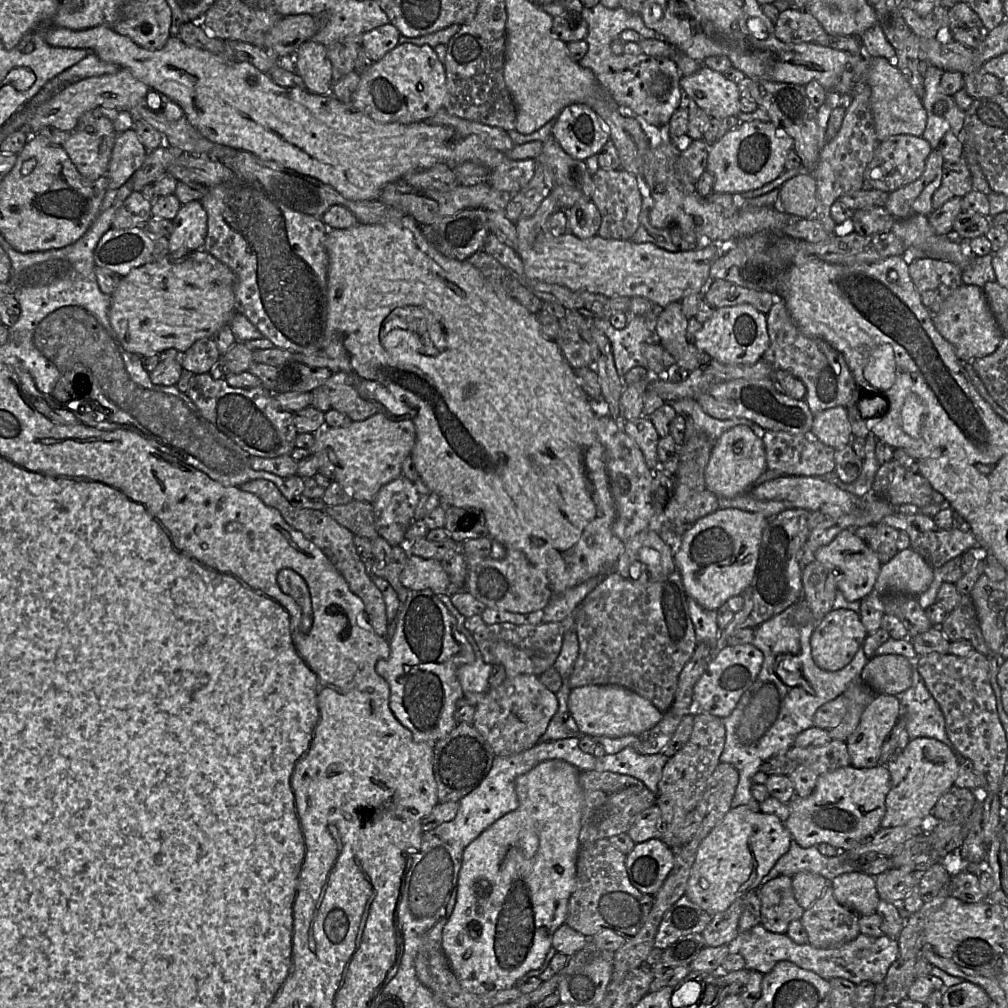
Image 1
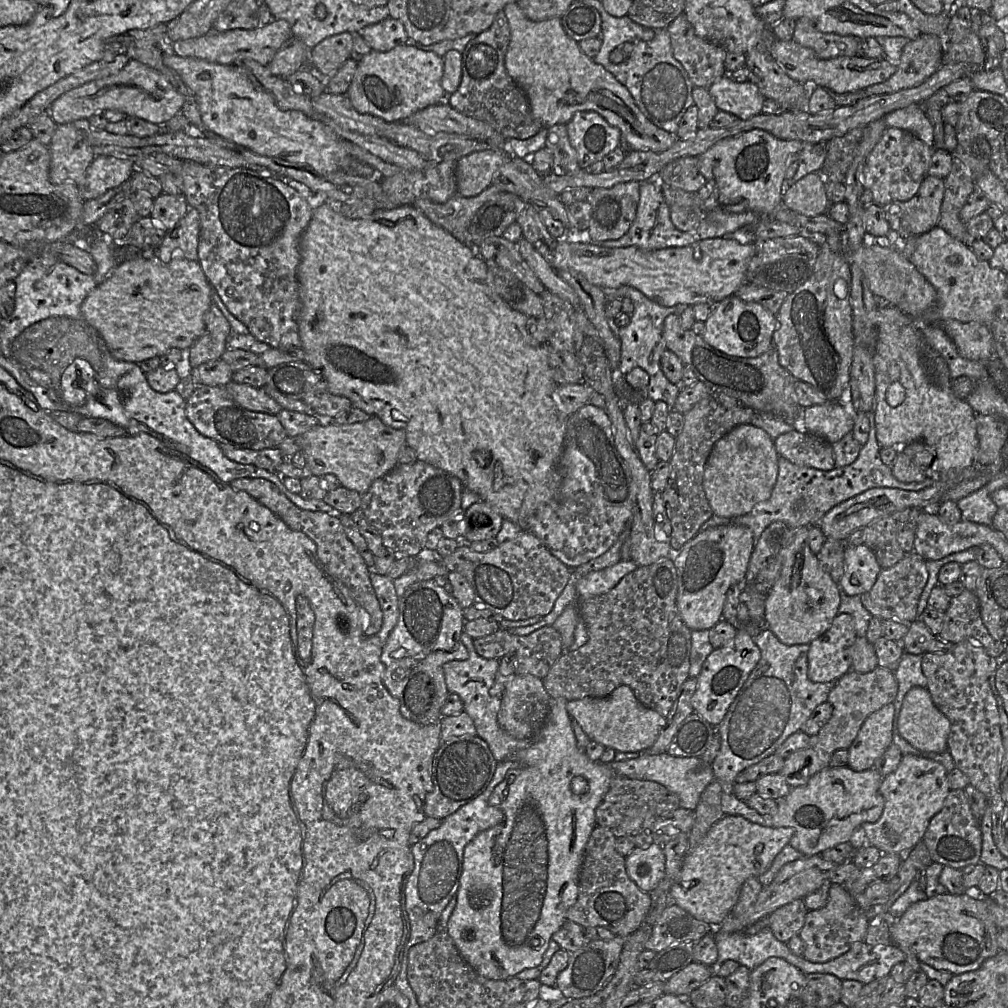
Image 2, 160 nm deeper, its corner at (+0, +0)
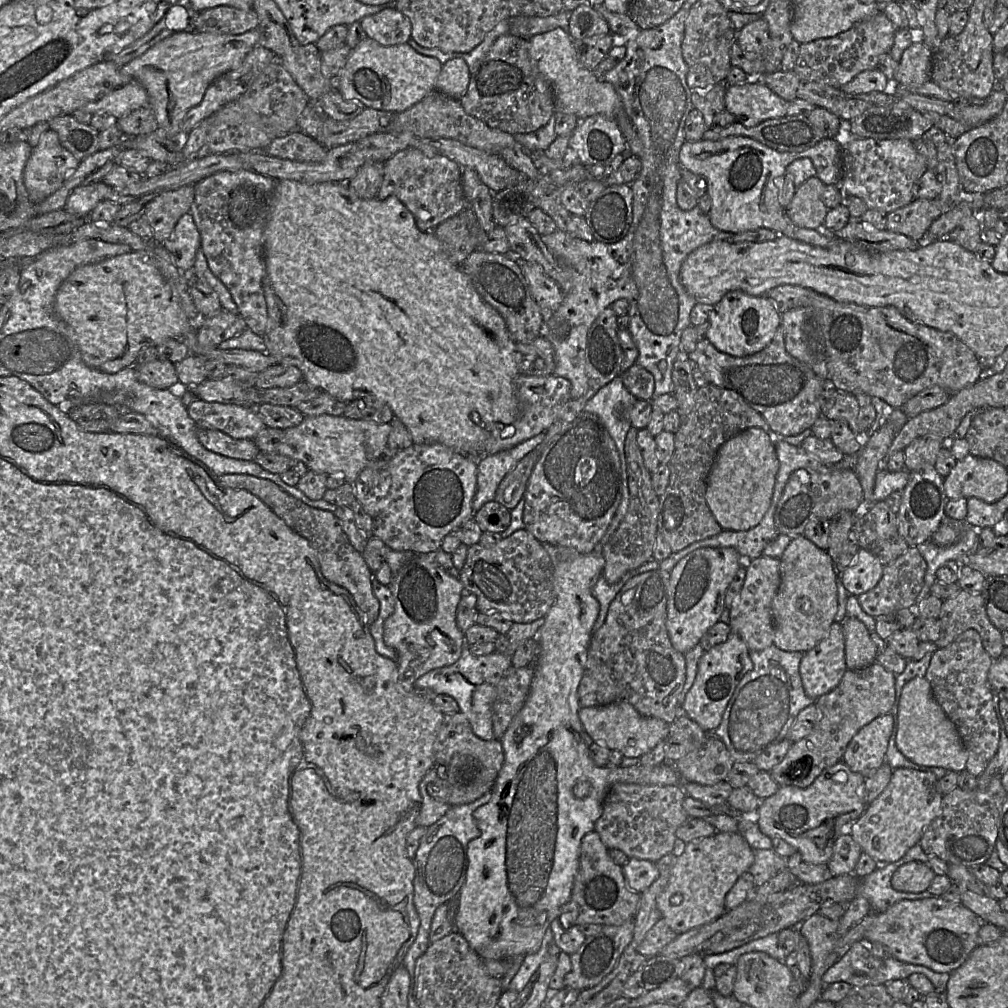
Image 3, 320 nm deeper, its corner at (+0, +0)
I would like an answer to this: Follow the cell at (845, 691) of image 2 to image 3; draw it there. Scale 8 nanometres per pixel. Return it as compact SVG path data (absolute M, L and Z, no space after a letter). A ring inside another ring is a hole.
M877 661L863 669L847 669L840 683L815 701L819 708L818 722L808 736L792 744L783 760L770 770L771 777L779 786L809 787L825 768L842 761L849 742L862 727L892 711L895 684L896 675Z

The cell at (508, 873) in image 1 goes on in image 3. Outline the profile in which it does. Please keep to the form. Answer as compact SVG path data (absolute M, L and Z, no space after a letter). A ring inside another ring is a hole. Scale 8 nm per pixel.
M594 551L589 554L578 553L570 559L560 561L554 565L554 602L549 612L544 617L544 624L536 635L538 655L533 665L534 676L530 685L530 690L523 707L513 718L500 740L504 752L504 762L492 788L492 796L486 804L478 807L473 812L474 822L480 829L481 834L479 837L474 838L468 843L468 868L465 883L457 896L457 912L454 917L454 931L459 932L466 939L470 947L483 960L503 960L515 955L533 954L539 950L546 930L550 929L552 921L559 917L561 907L571 898L575 878L579 869L582 839L587 833L594 830L596 821L602 815L603 803L606 795L613 785L617 783L658 786L680 785L680 775L673 763L663 763L655 767L646 767L642 764L630 767L608 765L602 767L597 766L590 758L589 746L582 738L584 728L578 716L578 712L581 708L578 698L578 688L584 673L587 652L593 634L593 625L600 609L599 602L592 594L592 590L599 577L603 575L604 567L604 556L602 553Z

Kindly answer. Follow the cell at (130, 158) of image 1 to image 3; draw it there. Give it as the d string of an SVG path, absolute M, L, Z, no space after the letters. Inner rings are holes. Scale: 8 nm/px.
M103 181L92 183L86 186L79 186L70 193L64 209L75 217L87 218L96 205L100 201L105 200L105 197L110 191L110 188L111 187L105 184Z

